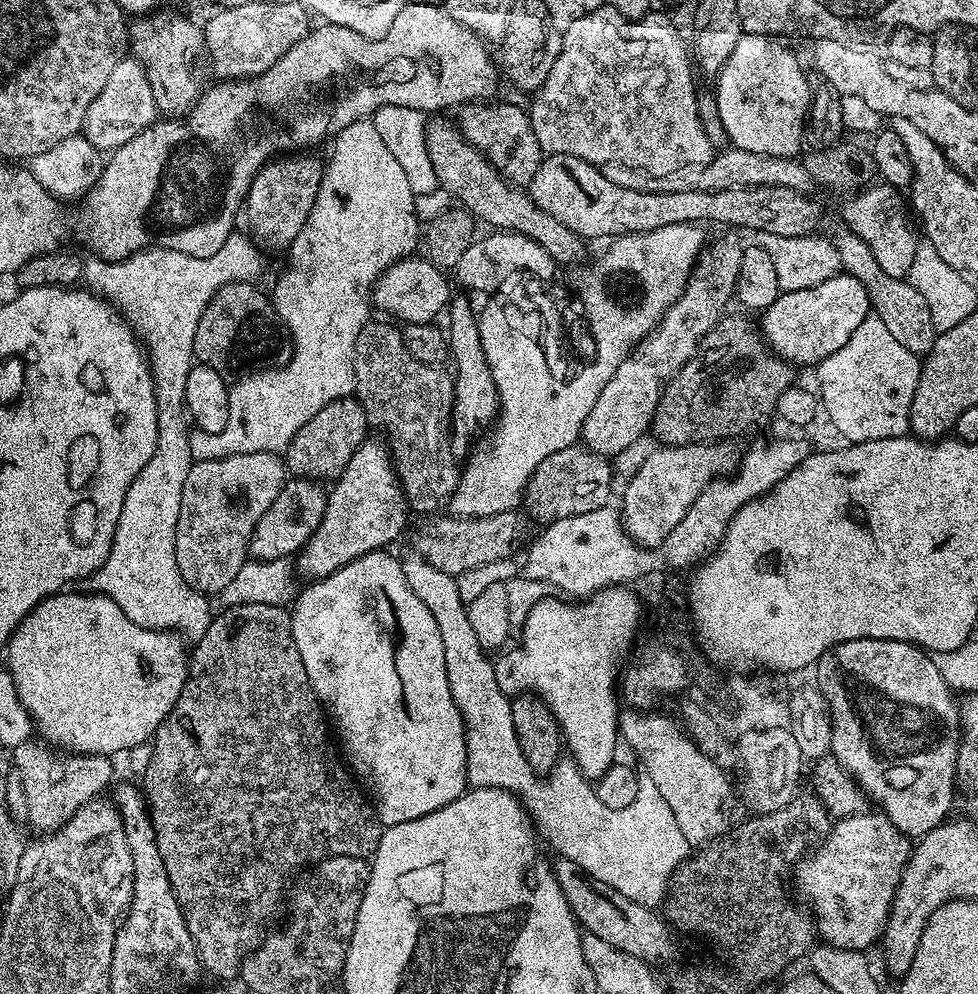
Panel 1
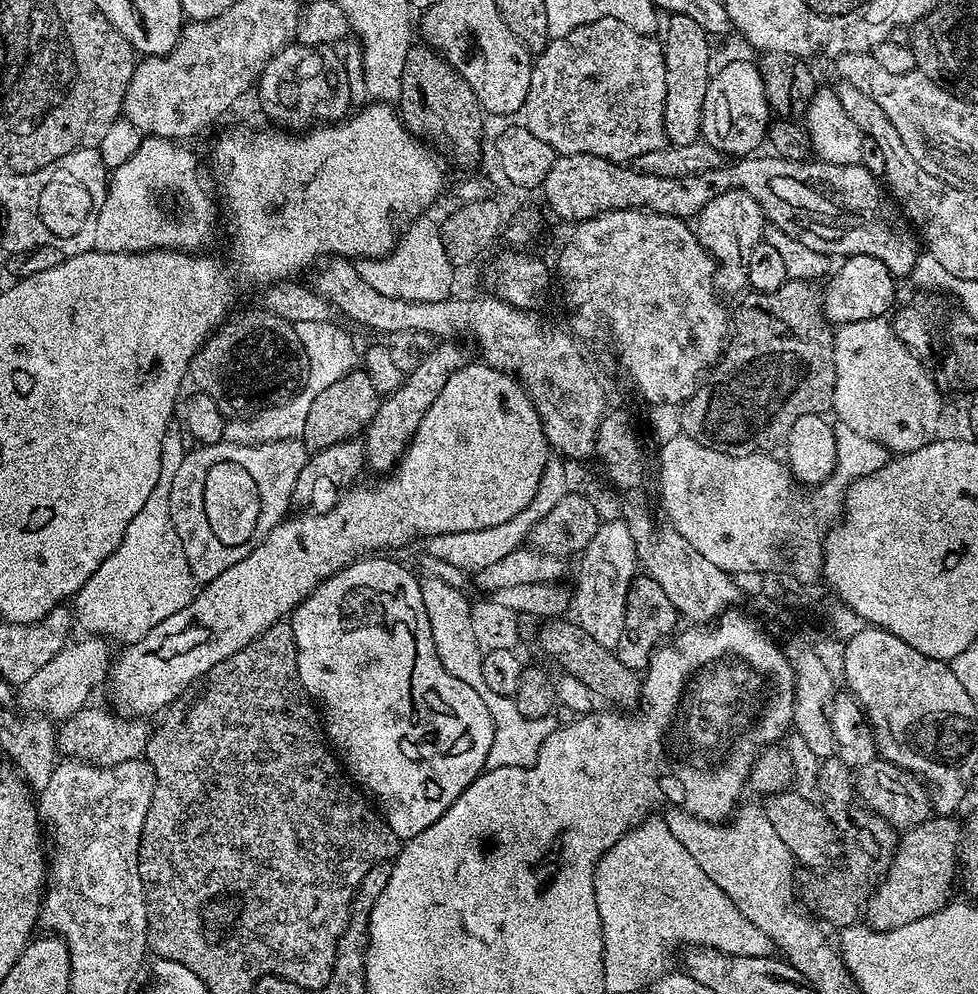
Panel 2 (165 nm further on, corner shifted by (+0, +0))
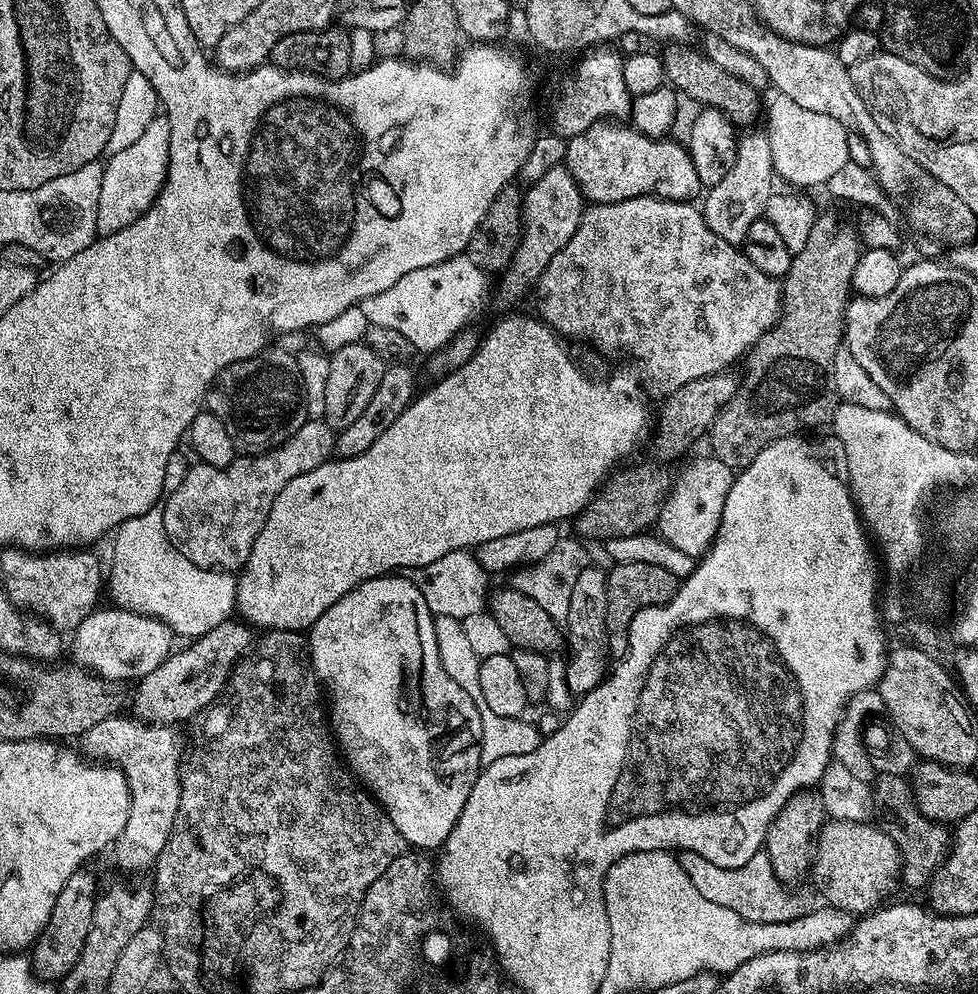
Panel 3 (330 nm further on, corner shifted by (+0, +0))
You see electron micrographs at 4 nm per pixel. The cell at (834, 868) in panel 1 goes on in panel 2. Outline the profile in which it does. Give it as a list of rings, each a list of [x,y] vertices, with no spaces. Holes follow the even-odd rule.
[[[937,815],[935,818],[923,820],[918,826],[907,829],[899,837],[895,845],[896,853],[888,864],[888,873],[878,880],[866,901],[866,920],[868,916],[867,923],[876,931],[894,930],[898,926],[906,926],[906,922],[918,922],[918,918],[926,918],[934,914],[953,899],[952,884],[954,888],[958,880],[958,849],[962,835],[961,825],[955,824],[954,821],[952,816]]]

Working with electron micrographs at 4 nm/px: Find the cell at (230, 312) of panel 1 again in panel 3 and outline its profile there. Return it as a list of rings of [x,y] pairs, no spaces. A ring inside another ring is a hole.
[[[275,346],[264,348],[245,360],[227,364],[208,389],[206,408],[224,420],[233,446],[244,456],[268,452],[285,444],[310,419],[296,356]]]

